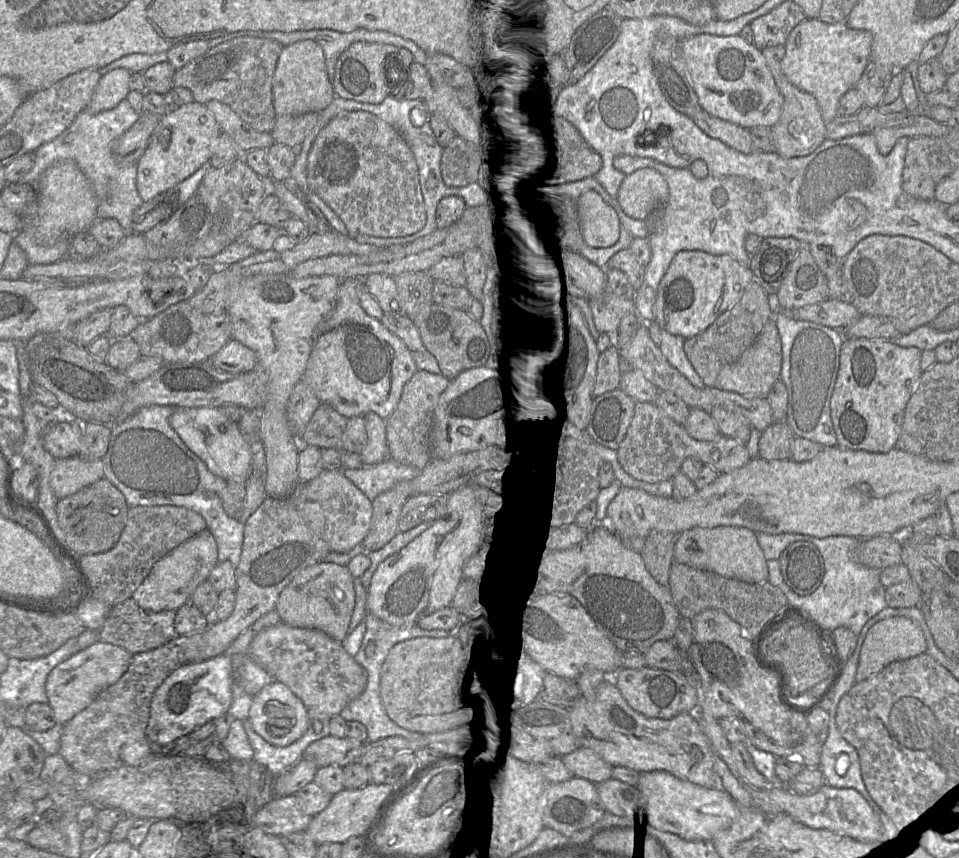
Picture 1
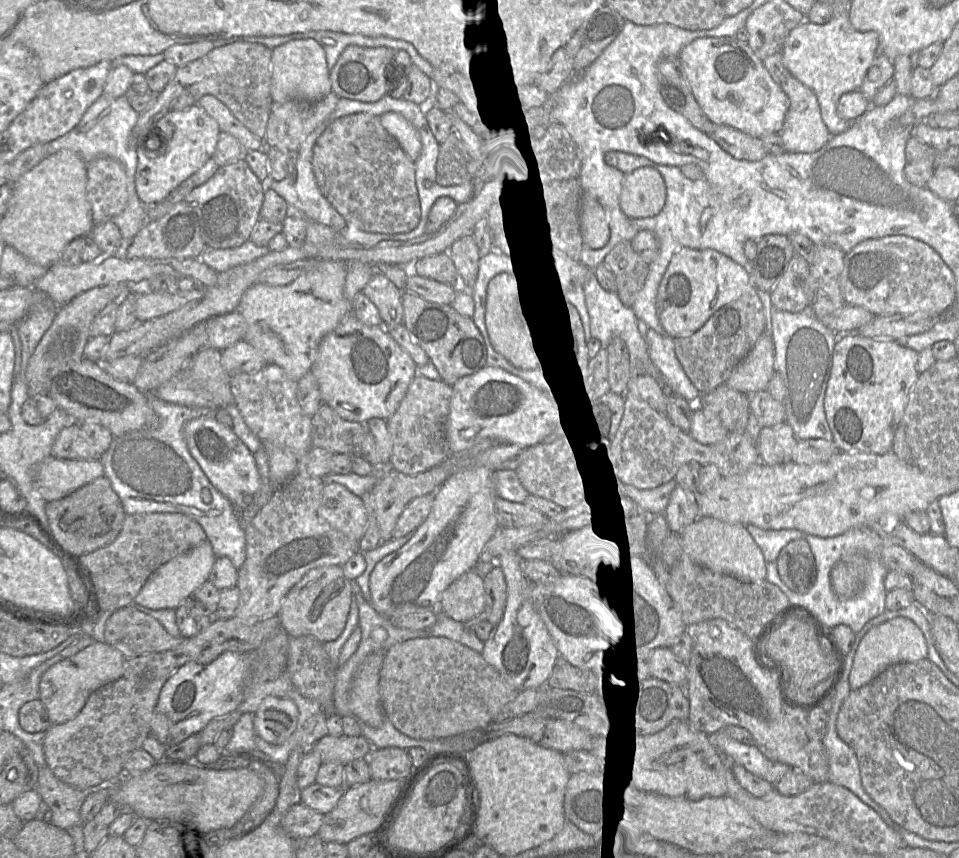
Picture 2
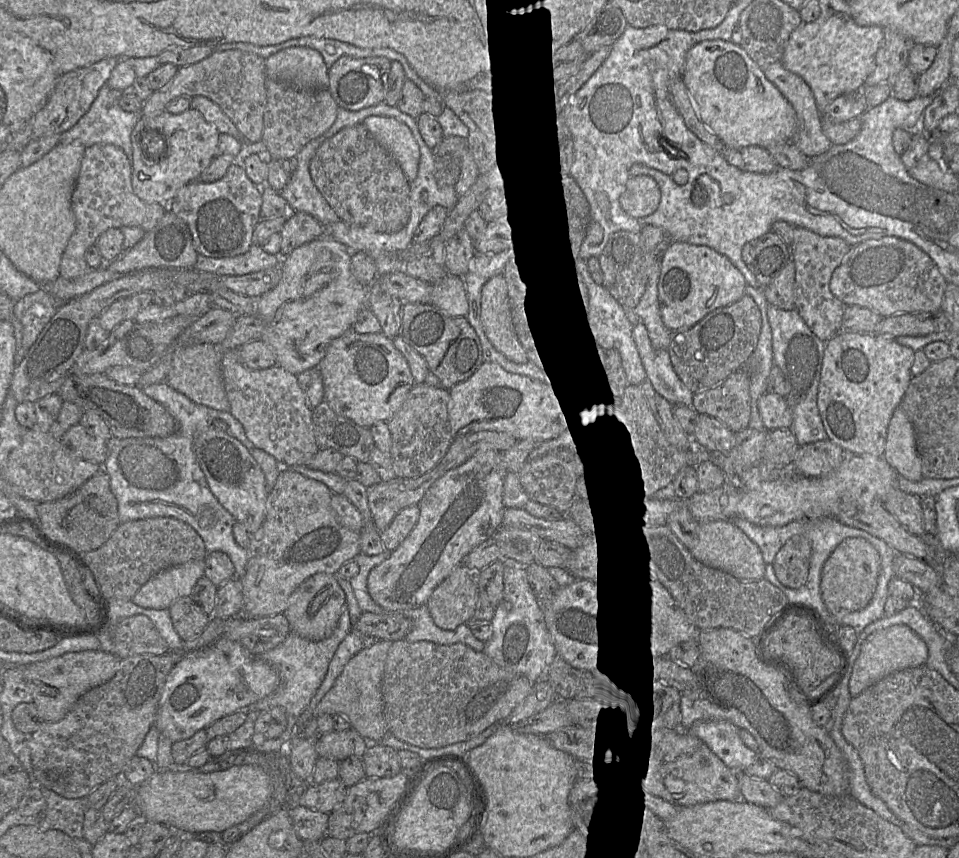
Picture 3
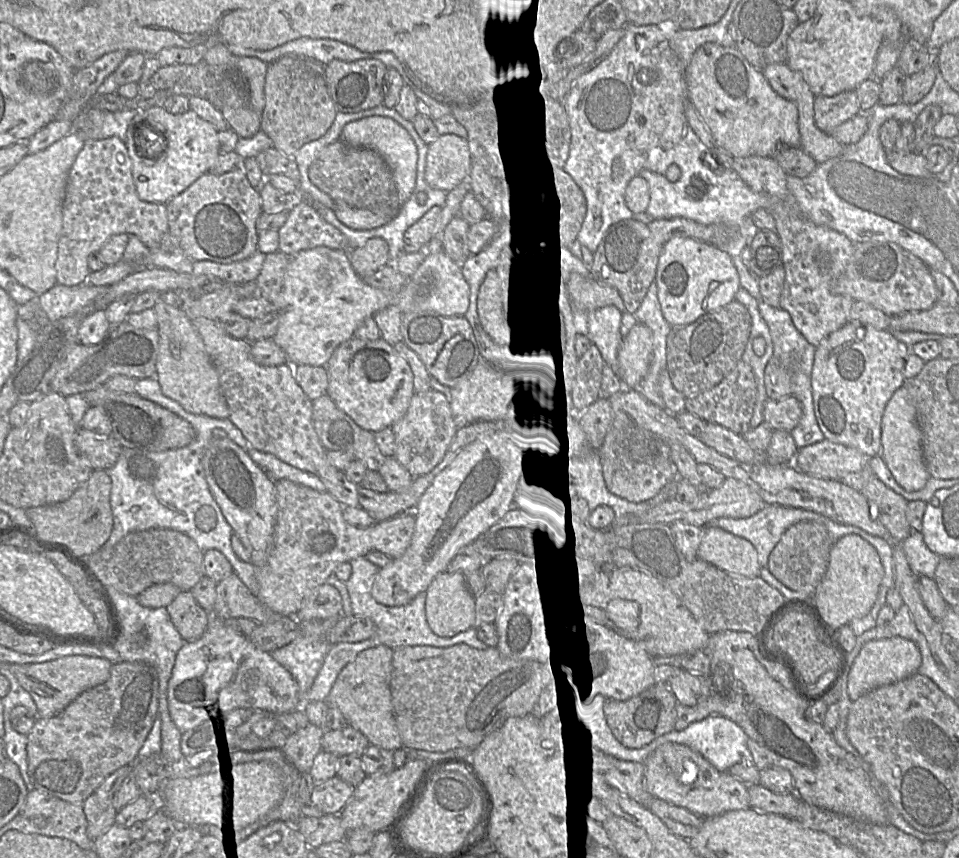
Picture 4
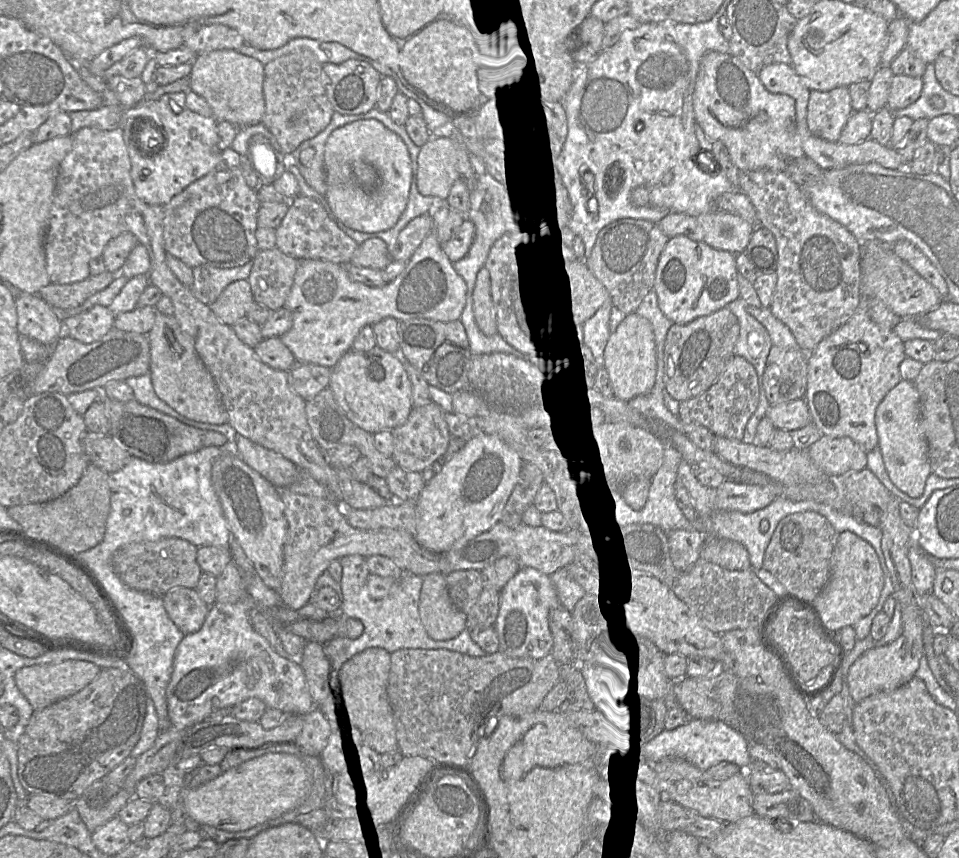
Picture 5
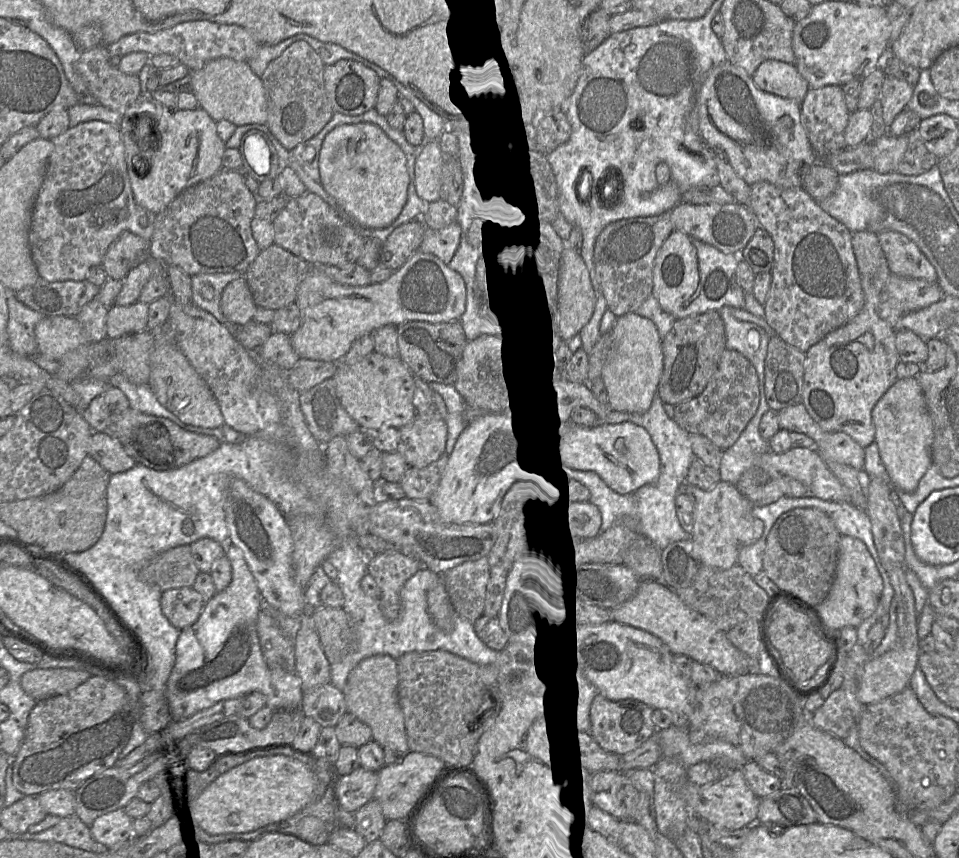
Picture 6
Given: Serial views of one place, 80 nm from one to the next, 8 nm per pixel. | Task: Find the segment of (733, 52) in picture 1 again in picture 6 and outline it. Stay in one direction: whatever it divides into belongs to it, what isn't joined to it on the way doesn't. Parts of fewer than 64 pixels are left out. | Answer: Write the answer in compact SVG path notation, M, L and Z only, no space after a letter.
M728 61L712 68L700 84L698 123L703 141L722 150L748 185L768 182L781 188L801 187L801 169L818 161L801 123L801 105L760 90L745 70Z

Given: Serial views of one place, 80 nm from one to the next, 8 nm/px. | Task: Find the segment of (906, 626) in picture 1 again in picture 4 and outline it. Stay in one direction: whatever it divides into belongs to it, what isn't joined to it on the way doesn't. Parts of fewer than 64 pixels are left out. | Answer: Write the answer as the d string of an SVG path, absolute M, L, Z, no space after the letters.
M891 637L867 642L850 667L847 679L849 697L856 701L877 687L895 683L918 672L922 655L917 644L903 637Z

